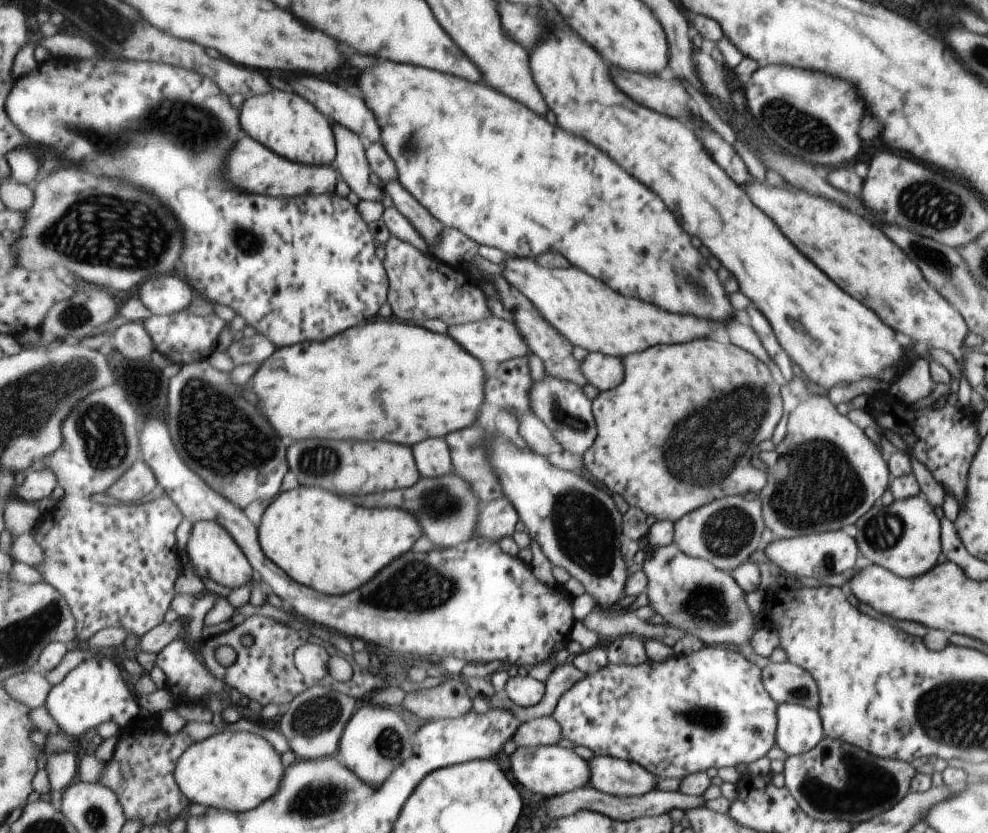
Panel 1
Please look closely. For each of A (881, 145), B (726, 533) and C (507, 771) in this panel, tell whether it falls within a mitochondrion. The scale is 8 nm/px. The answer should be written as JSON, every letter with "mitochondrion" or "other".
{"A":"other","B":"mitochondrion","C":"other"}

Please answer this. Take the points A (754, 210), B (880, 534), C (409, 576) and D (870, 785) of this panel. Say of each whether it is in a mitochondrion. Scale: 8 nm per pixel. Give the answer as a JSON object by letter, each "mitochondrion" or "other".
{"A":"other","B":"mitochondrion","C":"mitochondrion","D":"mitochondrion"}

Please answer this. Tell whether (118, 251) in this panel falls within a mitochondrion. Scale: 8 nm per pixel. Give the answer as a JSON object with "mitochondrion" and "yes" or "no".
{"mitochondrion":"yes"}

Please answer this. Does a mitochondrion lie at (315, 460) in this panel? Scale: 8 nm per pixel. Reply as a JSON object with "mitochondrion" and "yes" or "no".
{"mitochondrion":"yes"}

